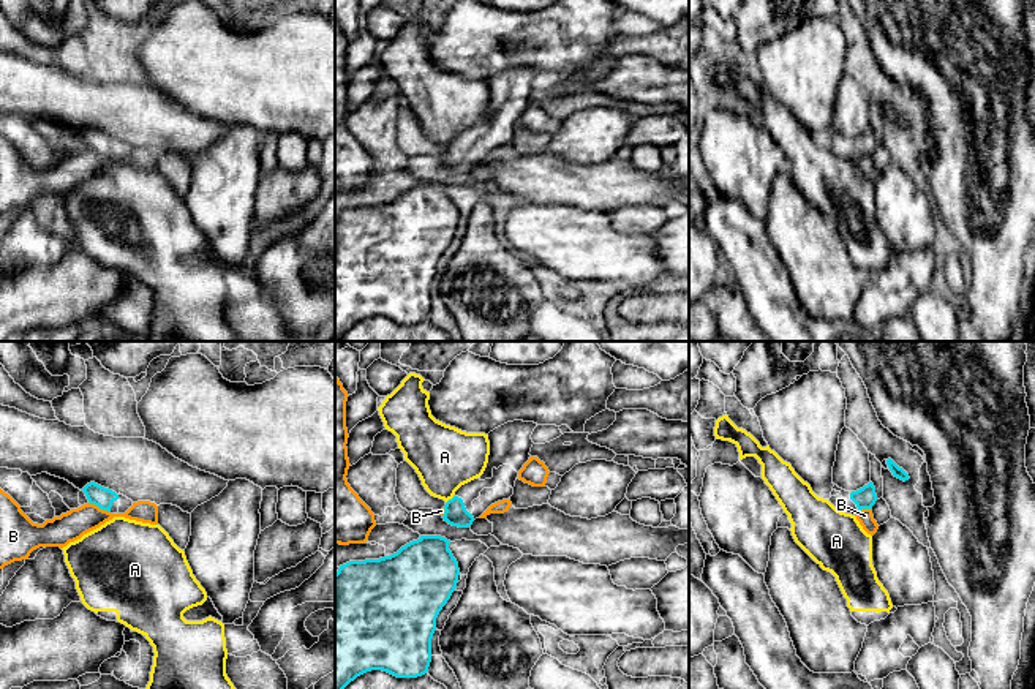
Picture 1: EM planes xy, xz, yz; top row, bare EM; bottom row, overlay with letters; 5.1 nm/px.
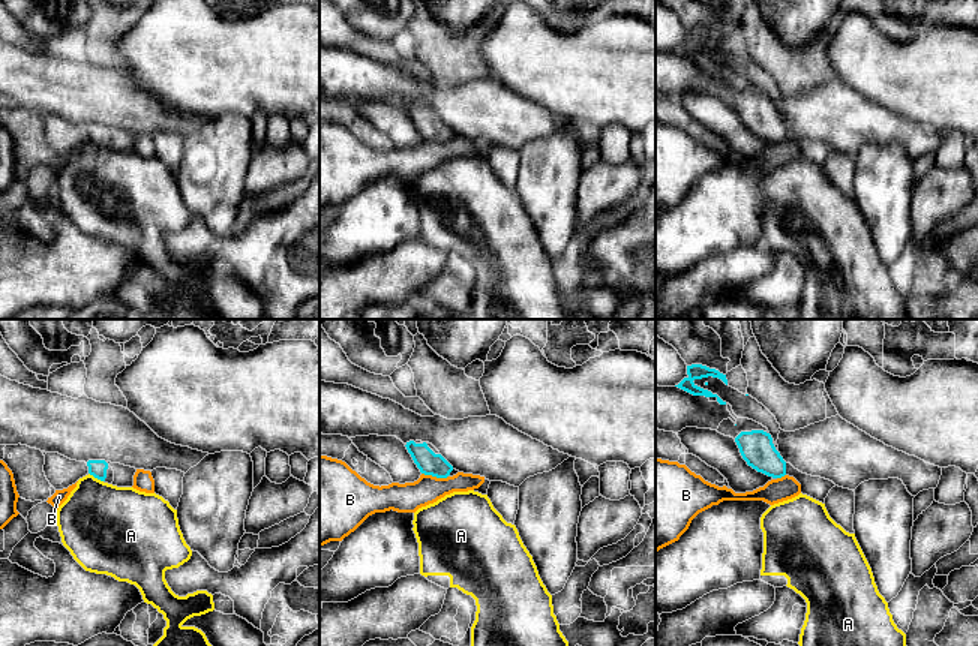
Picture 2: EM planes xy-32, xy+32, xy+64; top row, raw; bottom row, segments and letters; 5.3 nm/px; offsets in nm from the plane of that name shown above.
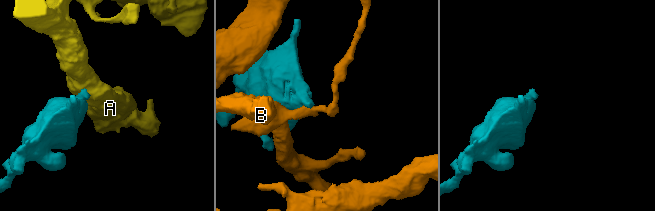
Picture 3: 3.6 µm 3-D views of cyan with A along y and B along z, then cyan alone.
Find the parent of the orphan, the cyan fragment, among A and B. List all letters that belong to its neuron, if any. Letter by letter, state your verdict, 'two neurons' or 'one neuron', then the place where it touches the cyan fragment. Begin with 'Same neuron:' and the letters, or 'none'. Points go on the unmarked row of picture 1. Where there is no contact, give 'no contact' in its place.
Same neuron: none
A: two neurons; contact xz (449, 146)
B: two neurons; contact xy (100, 154)

